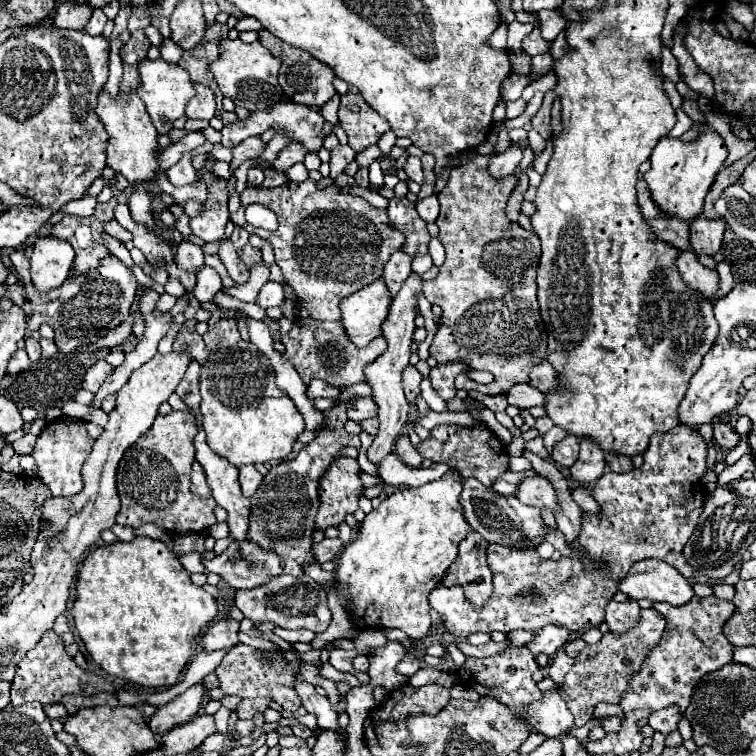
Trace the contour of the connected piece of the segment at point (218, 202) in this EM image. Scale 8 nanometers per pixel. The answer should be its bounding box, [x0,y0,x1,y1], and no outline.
[190,179,228,241]

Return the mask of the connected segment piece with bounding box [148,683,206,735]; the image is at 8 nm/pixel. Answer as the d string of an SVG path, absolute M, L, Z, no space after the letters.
M202 683L190 687L186 693L178 695L164 707L158 707L154 717L148 721L148 727L152 727L152 731L156 731L156 735L164 735L178 725L188 723L200 711L204 695L206 695L206 689Z

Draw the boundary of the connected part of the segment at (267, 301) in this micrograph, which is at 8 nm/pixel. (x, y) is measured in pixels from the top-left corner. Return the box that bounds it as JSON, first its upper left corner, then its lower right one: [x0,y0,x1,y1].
[256,281,284,309]

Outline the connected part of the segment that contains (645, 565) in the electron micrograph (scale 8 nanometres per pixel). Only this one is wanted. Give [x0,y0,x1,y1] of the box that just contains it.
[618,559,694,605]

